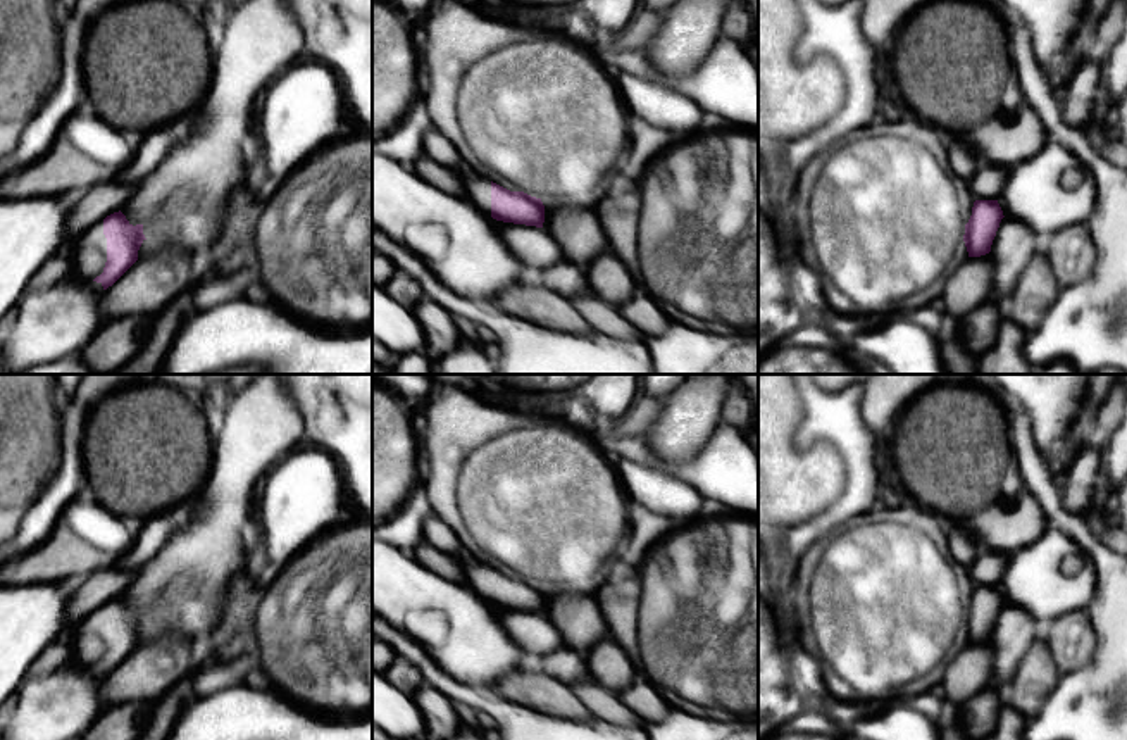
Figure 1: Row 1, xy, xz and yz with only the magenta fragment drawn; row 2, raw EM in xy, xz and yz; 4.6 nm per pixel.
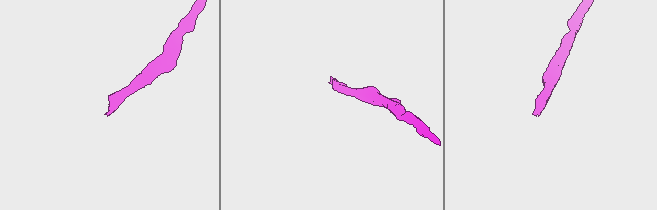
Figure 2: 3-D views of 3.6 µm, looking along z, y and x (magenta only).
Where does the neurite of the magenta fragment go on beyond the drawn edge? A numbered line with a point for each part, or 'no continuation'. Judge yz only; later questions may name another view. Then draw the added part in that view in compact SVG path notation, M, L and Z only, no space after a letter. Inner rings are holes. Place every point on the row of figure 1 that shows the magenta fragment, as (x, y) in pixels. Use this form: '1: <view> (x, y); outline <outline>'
no continuation

